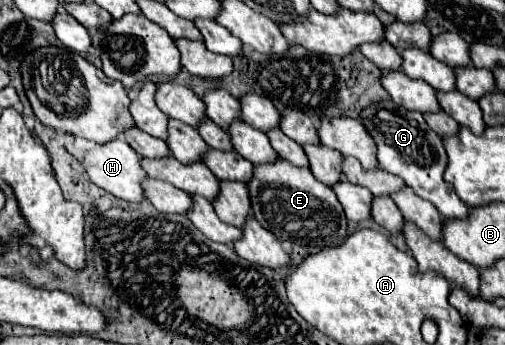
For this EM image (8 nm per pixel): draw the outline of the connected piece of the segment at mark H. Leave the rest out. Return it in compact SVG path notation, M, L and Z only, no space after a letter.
M115 138L107 144L95 146L91 148L83 160L81 160L87 176L91 182L95 182L97 186L101 186L103 190L111 192L113 196L127 200L127 202L141 202L143 200L143 188L141 188L141 180L147 176L143 174L143 168L139 166L139 156L135 154L135 150L131 150L131 146L127 146L127 142L123 138Z

